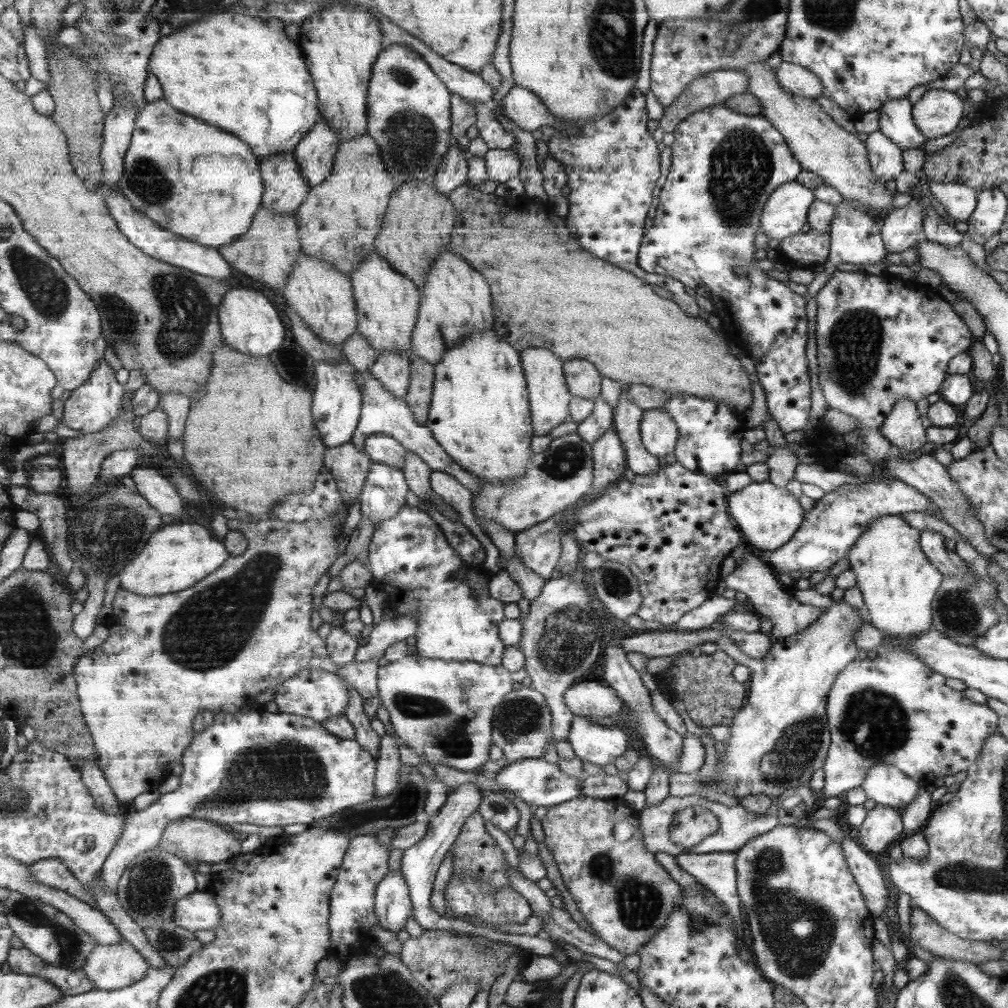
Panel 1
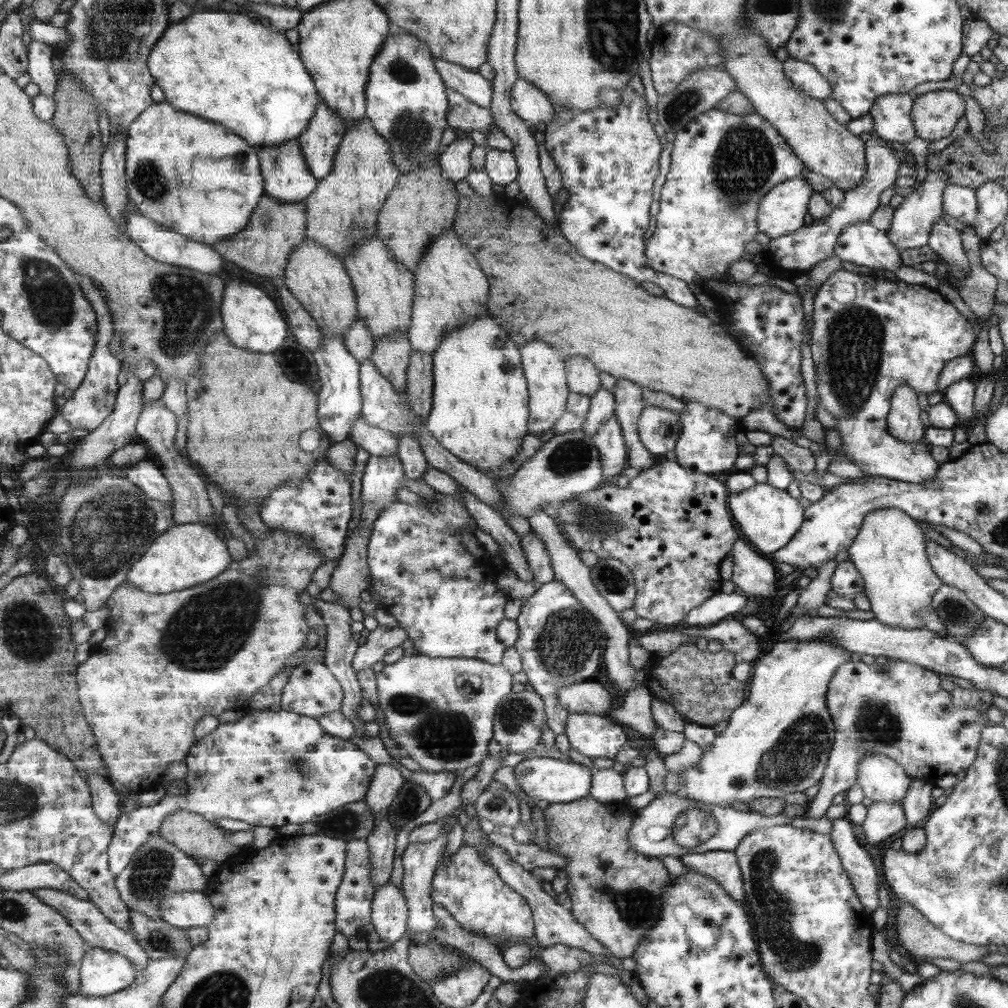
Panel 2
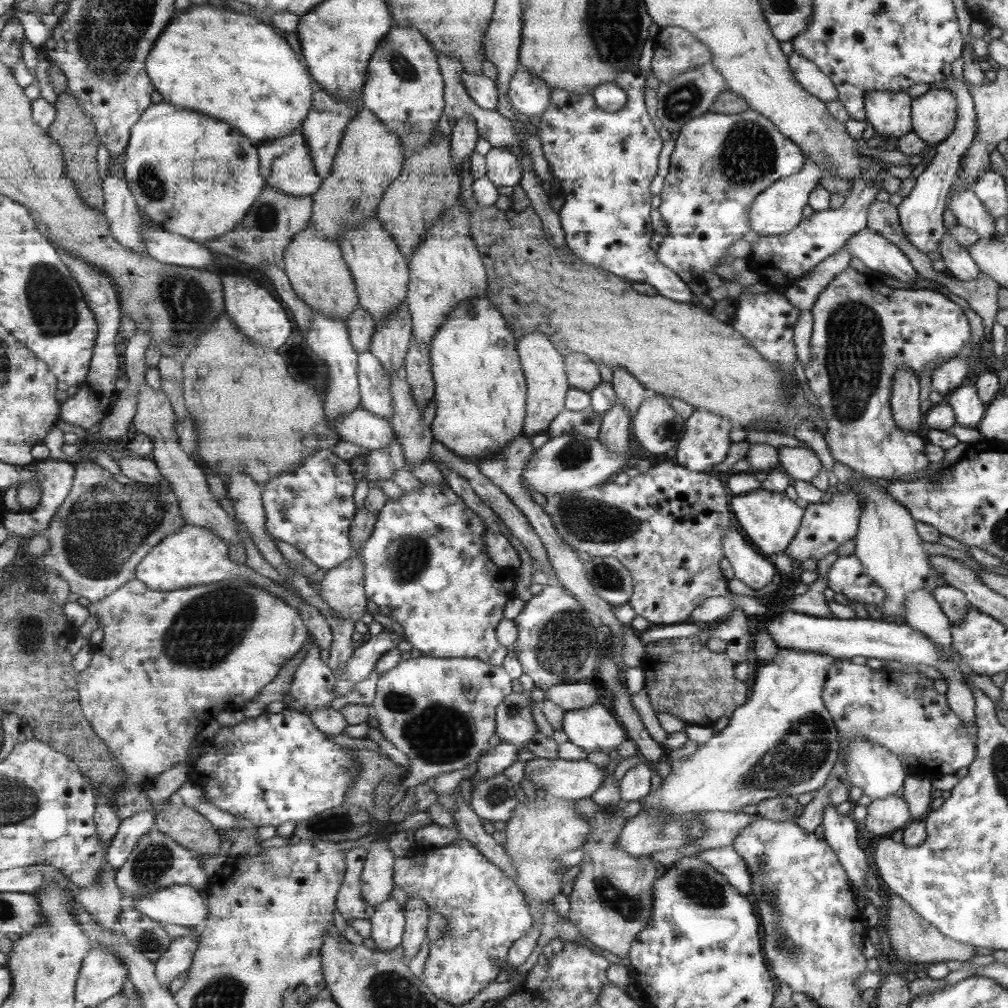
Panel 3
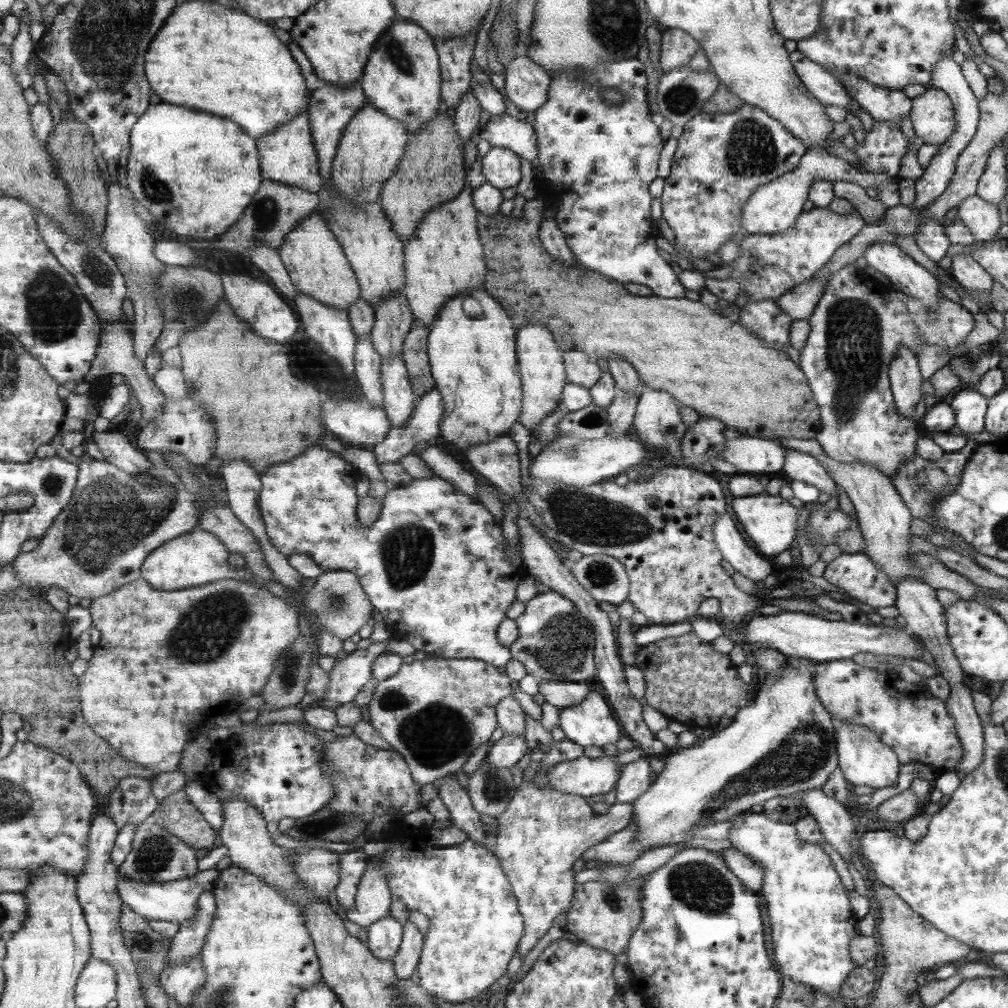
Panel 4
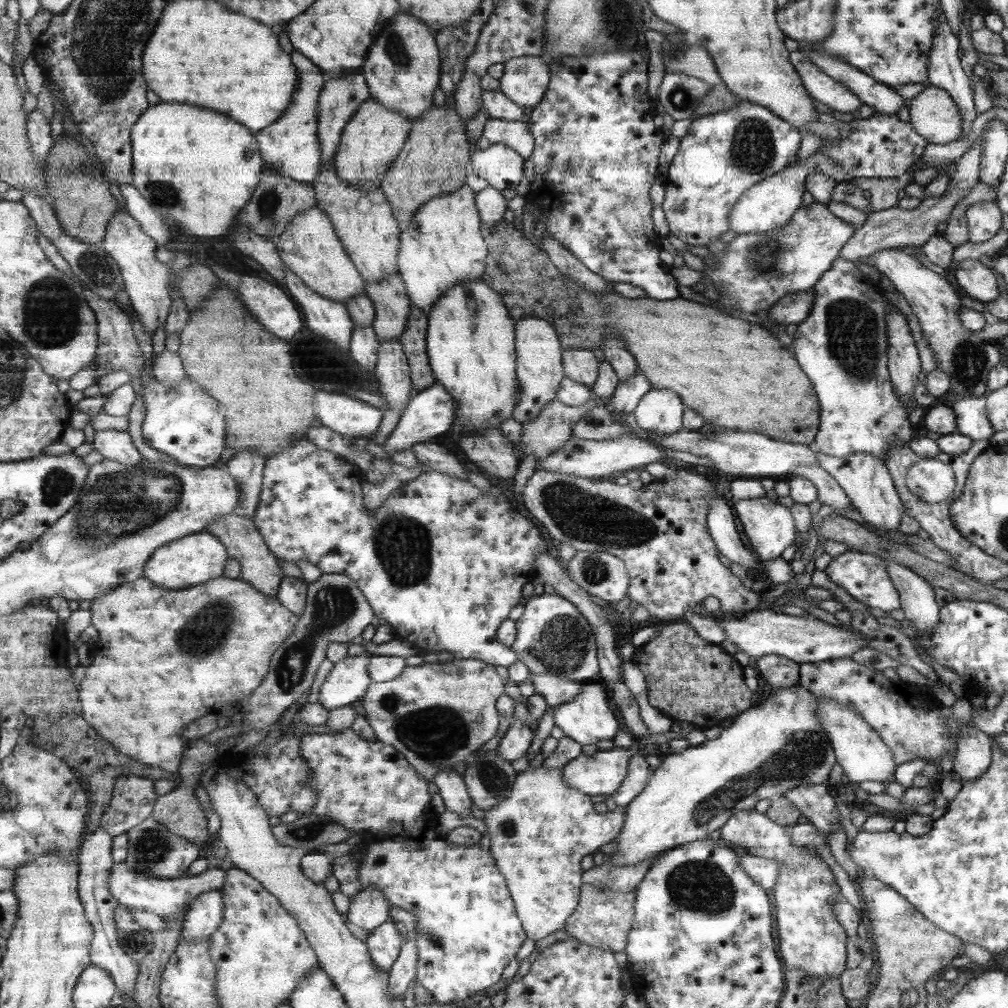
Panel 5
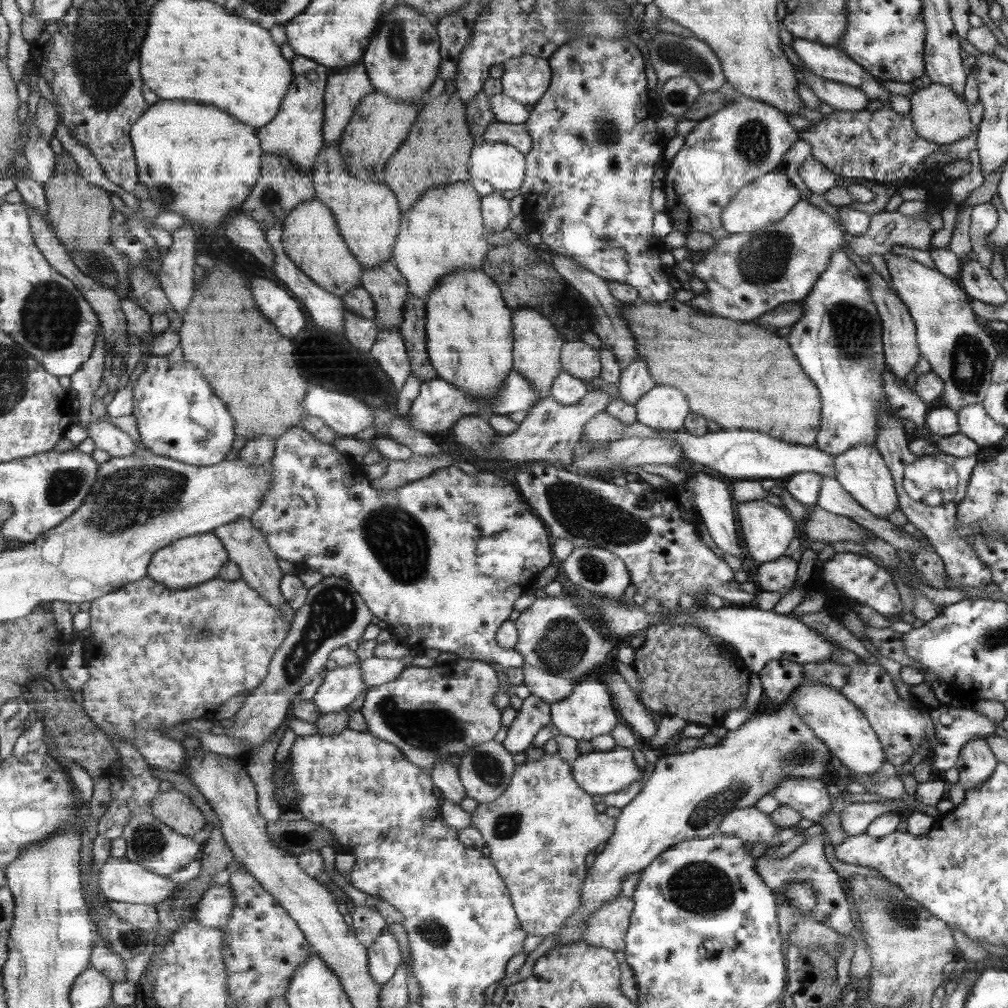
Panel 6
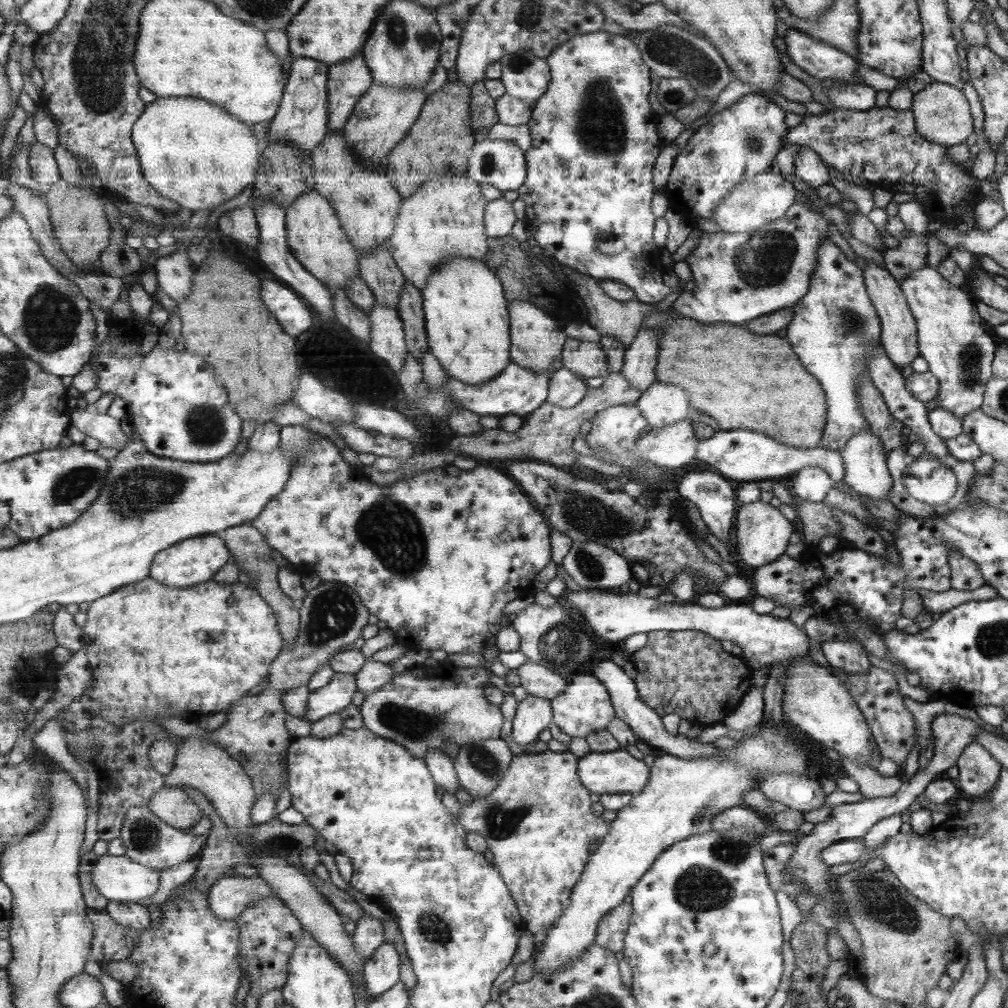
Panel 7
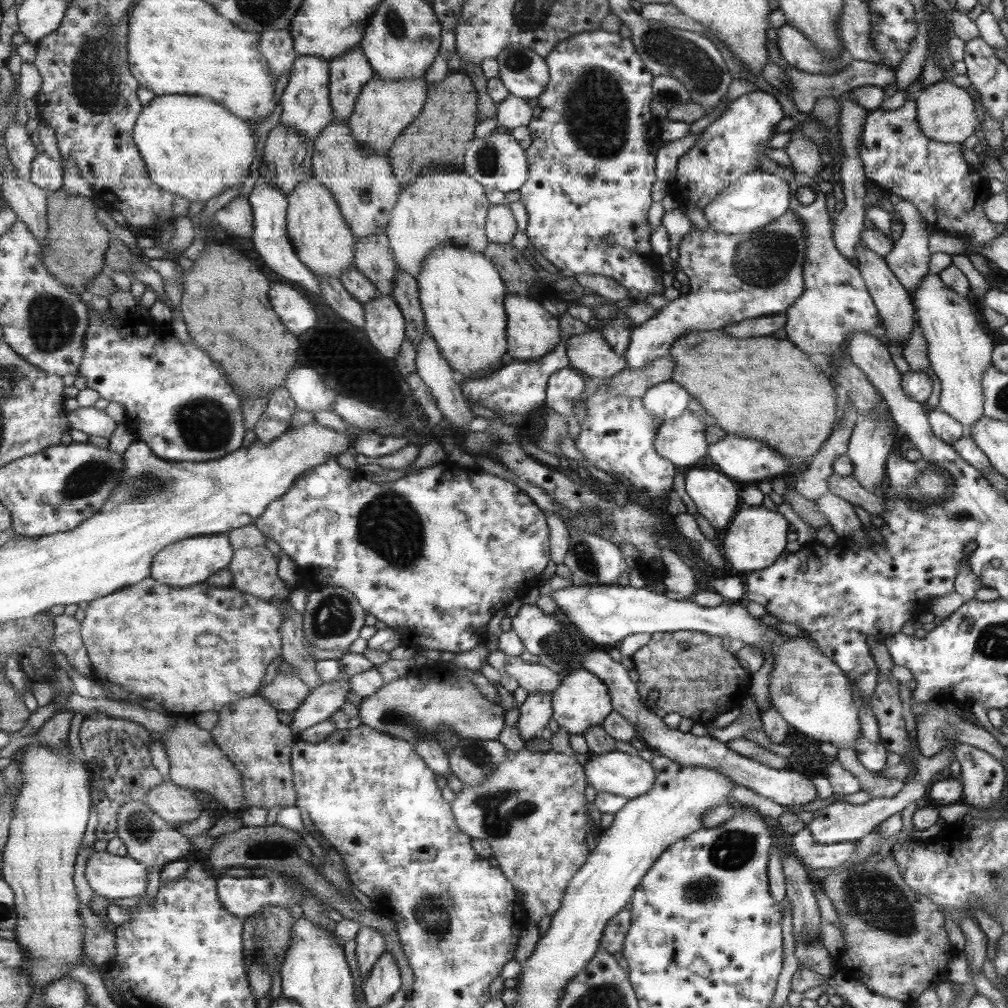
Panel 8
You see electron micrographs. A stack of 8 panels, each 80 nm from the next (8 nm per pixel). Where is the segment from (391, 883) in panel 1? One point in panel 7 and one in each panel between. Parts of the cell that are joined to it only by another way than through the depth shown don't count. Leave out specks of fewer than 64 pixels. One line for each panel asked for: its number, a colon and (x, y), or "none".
2: (390, 912)
3: (388, 922)
4: (385, 936)
5: (385, 942)
6: (385, 955)
7: (383, 970)

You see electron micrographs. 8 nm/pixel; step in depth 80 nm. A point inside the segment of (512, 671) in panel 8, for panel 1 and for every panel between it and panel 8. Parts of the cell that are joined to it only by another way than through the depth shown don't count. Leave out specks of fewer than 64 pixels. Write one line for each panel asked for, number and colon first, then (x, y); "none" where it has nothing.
1: (588, 698)
2: (589, 697)
3: (573, 696)
4: (558, 694)
5: (555, 691)
6: (550, 688)
7: (539, 681)

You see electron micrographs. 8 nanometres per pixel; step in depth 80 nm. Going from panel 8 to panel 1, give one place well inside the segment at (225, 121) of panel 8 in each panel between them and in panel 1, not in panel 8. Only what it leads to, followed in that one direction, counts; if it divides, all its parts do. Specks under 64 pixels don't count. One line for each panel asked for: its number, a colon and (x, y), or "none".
1: (205, 185)
2: (191, 176)
3: (195, 176)
4: (196, 173)
5: (200, 168)
6: (201, 162)
7: (195, 153)

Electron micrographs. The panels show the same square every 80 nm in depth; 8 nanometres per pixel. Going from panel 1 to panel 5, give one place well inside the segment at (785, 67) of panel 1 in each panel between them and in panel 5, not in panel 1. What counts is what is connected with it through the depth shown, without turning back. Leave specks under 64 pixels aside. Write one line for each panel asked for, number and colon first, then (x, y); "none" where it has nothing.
2: (803, 76)
3: (807, 74)
4: (826, 88)
5: (823, 88)

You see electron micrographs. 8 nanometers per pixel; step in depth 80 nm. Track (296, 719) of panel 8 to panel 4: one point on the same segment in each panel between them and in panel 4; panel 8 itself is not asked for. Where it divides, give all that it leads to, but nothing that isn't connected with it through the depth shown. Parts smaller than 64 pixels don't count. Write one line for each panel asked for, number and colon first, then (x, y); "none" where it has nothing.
4: (349, 675)
5: (349, 679)
6: (340, 688)
7: (338, 694)

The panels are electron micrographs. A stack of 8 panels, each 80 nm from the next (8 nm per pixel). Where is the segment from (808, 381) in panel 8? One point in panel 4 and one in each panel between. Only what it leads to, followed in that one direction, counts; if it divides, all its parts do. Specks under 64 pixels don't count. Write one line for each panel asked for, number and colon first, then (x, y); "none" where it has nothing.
4: (712, 364)
5: (735, 374)
6: (741, 376)
7: (743, 380)

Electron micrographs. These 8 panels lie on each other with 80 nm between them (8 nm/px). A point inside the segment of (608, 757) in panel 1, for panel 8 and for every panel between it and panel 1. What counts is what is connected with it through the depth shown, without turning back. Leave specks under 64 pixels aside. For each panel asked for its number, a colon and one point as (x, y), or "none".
2: (592, 736)
3: (592, 729)
4: (590, 723)
5: (586, 720)
6: (586, 713)
7: (583, 708)
8: (581, 701)

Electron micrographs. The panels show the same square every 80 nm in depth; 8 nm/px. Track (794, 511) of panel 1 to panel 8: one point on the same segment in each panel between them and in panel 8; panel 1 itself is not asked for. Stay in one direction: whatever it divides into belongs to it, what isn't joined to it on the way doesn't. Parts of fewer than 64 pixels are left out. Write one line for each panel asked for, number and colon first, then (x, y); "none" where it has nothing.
2: (768, 518)
3: (769, 520)
4: (769, 521)
5: (768, 526)
6: (766, 530)
7: (761, 532)
8: (756, 537)

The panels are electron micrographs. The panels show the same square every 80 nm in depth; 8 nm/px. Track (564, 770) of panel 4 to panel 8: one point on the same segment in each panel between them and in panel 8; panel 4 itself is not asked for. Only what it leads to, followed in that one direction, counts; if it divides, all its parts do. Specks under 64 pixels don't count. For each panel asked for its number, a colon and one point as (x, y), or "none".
5: (604, 772)
6: (599, 773)
7: (607, 772)
8: (615, 773)

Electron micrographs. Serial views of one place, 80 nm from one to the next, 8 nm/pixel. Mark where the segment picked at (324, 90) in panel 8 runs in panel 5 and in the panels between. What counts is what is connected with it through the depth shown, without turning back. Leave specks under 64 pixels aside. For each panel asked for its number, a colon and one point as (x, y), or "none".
5: (291, 146)
6: (297, 133)
7: (303, 118)

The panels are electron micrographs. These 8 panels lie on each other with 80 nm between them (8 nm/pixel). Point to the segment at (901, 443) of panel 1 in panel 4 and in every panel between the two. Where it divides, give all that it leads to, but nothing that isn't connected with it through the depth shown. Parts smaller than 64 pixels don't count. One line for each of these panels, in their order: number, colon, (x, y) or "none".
2: (903, 423)
3: (904, 403)
4: (903, 375)

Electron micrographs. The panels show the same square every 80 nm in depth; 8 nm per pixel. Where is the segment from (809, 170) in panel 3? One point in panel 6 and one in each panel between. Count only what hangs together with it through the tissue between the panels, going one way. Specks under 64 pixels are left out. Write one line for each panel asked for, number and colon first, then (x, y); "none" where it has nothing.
4: (774, 207)
5: (770, 204)
6: (768, 199)

